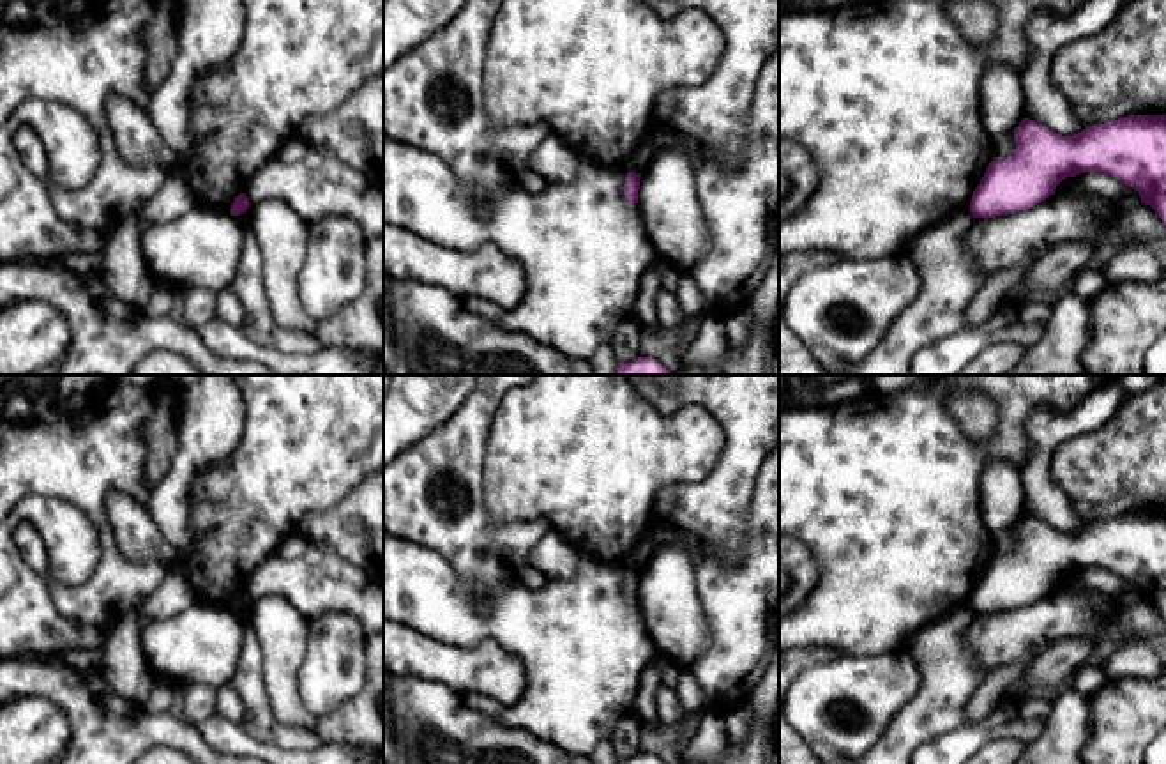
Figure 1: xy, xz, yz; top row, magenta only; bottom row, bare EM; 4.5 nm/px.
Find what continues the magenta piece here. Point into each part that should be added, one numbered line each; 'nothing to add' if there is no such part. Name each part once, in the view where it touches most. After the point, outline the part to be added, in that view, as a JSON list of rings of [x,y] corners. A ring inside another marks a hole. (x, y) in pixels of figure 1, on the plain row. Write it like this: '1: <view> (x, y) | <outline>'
nothing to add

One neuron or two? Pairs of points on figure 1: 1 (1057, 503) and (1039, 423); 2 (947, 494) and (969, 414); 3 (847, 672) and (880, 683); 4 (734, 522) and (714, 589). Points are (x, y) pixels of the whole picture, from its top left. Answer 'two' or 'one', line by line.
1: one
2: two
3: one
4: two

